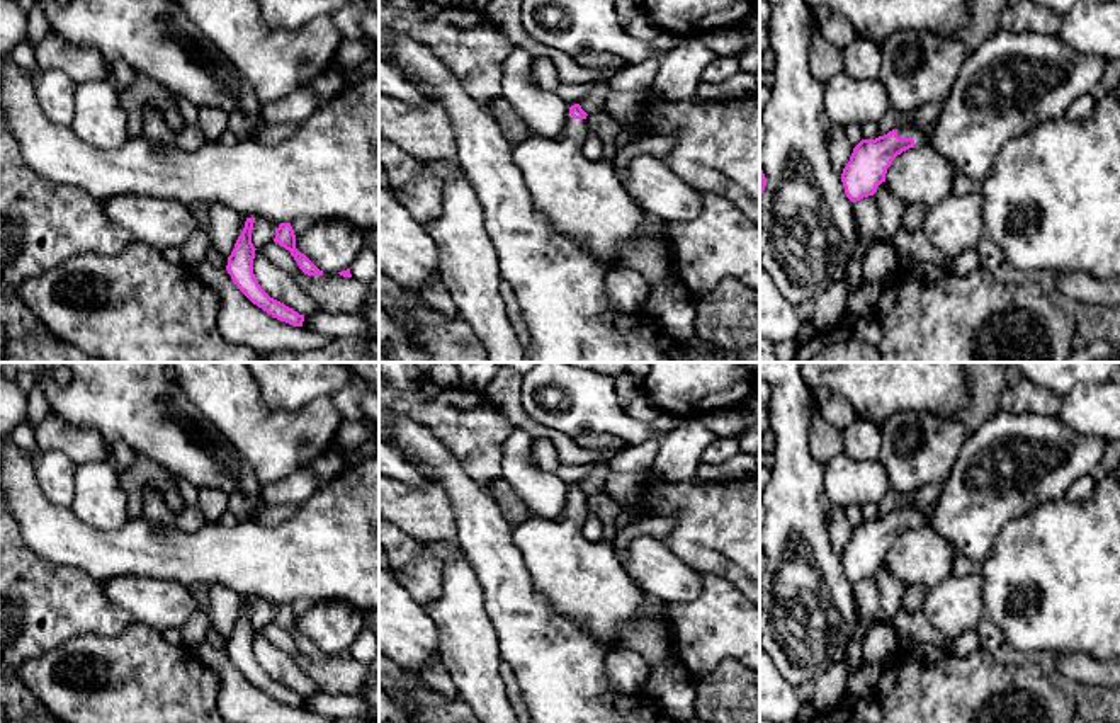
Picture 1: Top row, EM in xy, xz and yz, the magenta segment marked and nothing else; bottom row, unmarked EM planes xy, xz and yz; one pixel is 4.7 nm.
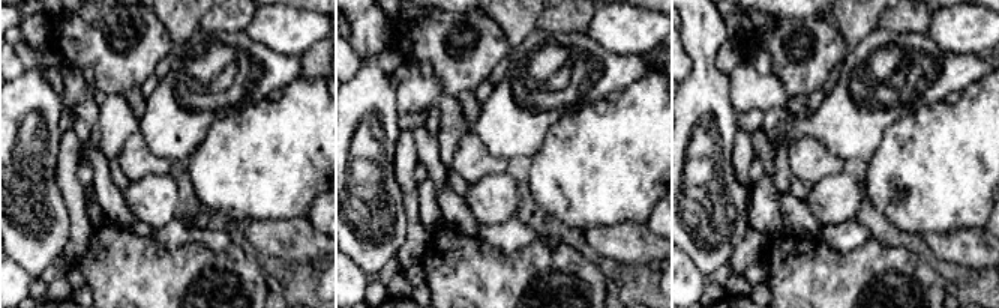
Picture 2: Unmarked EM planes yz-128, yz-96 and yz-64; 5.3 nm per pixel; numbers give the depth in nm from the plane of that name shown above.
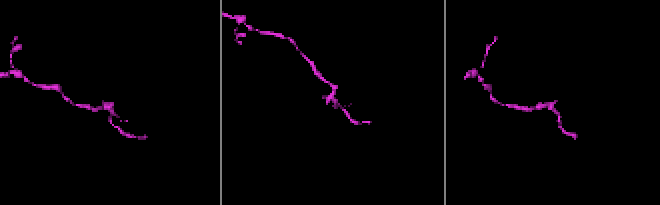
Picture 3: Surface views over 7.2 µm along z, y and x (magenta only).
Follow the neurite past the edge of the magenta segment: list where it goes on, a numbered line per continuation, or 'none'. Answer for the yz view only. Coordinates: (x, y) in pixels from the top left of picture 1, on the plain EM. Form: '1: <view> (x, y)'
1: yz (1035, 458)

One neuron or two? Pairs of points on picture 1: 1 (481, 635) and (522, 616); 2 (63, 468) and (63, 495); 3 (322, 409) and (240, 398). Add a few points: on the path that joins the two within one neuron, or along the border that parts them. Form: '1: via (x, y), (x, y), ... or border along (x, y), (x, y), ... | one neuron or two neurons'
1: border along (481, 591), (502, 659) | two neurons
2: via (63, 475), (63, 489) | one neuron
3: via (301, 422), (264, 422), (260, 419) | one neuron

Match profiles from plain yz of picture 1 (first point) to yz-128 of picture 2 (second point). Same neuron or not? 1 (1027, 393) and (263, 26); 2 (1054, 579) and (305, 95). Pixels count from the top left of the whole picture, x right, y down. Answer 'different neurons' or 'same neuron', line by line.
1: different neurons
2: same neuron

